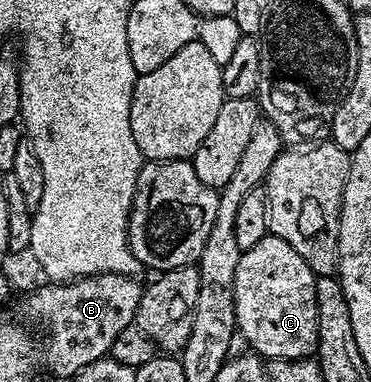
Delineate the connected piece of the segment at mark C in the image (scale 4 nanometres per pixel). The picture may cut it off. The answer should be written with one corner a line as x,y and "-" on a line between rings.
266,233
263,241
241,252
233,286
237,329
262,360
307,359
316,352
317,280
307,261
278,235

